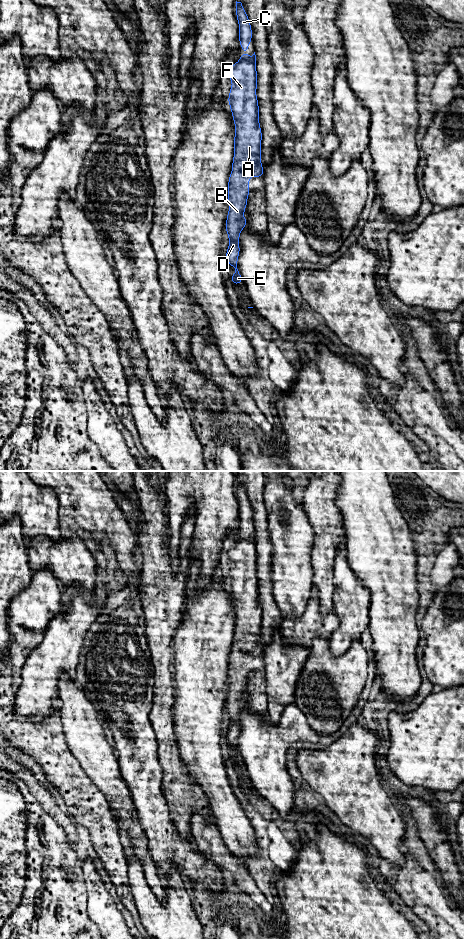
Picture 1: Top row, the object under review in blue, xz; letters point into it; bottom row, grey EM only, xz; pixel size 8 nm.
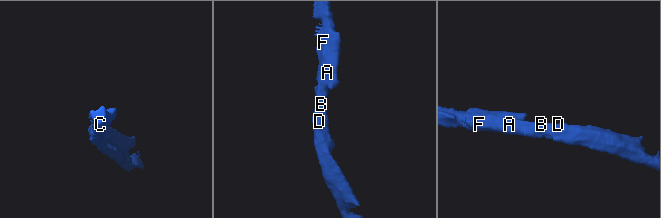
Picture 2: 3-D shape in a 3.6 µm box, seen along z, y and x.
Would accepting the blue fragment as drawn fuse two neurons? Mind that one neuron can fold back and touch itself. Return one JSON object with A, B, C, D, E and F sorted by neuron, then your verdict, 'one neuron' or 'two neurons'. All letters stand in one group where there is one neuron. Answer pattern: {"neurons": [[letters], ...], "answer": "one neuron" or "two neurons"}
{"neurons": [["A", "B", "C", "D", "E", "F"]], "answer": "one neuron"}

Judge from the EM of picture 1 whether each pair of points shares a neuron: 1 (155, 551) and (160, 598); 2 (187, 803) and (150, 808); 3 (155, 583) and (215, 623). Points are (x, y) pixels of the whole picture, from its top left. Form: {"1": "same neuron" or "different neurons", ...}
{"1": "same neuron", "2": "different neurons", "3": "different neurons"}

